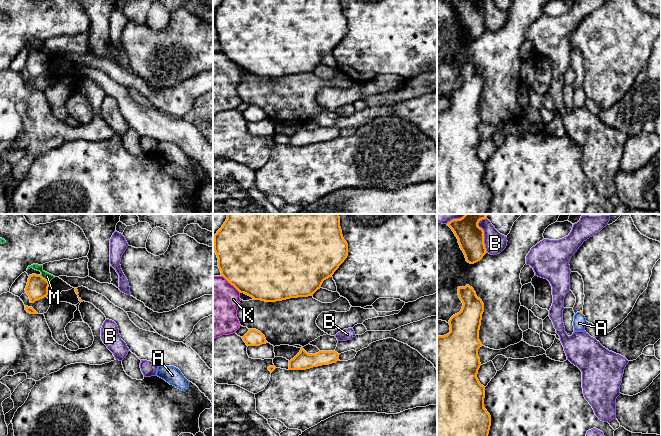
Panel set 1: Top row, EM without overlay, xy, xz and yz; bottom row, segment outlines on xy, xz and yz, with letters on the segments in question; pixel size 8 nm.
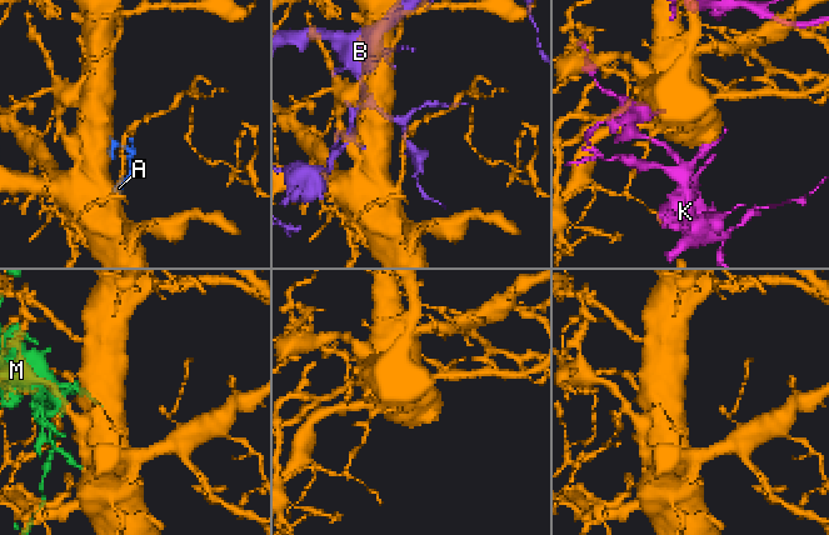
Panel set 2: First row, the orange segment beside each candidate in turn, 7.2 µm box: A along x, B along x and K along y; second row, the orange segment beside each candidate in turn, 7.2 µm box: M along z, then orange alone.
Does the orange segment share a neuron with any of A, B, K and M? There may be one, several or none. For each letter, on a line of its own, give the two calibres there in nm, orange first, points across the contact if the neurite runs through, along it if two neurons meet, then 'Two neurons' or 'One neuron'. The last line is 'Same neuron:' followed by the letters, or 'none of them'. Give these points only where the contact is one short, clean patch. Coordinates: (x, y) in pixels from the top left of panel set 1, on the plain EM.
A: Thickness 20 nm (orange) against 110 nm. Path across: yz (581, 88), (581, 89), (579, 99). One neuron
B: Thickness 220 nm (orange) against 170 nm. Two neurons
K: Thickness 500 nm (orange) against 400 nm. Two neurons
M: Thickness 180 nm (orange) against 60 nm. Two neurons
Same neuron: A

